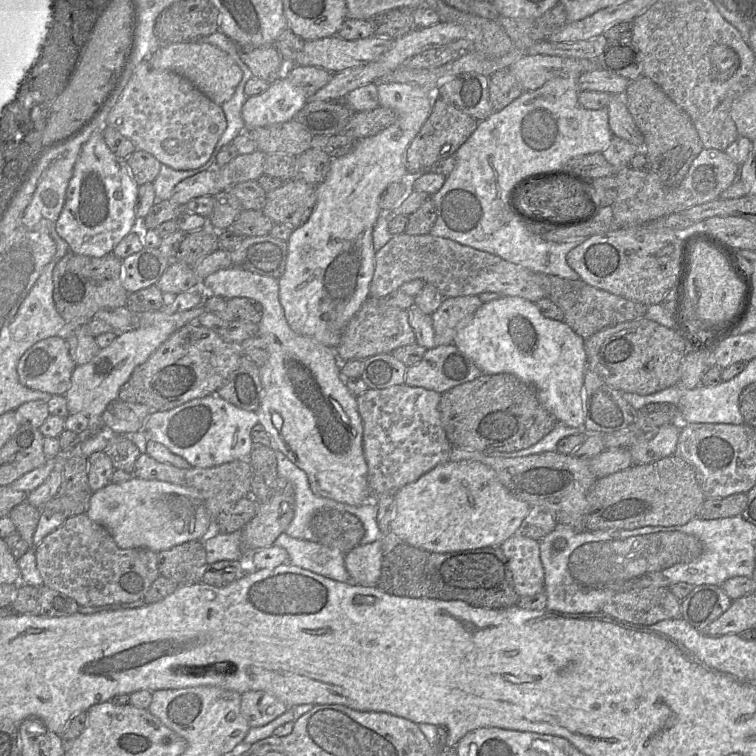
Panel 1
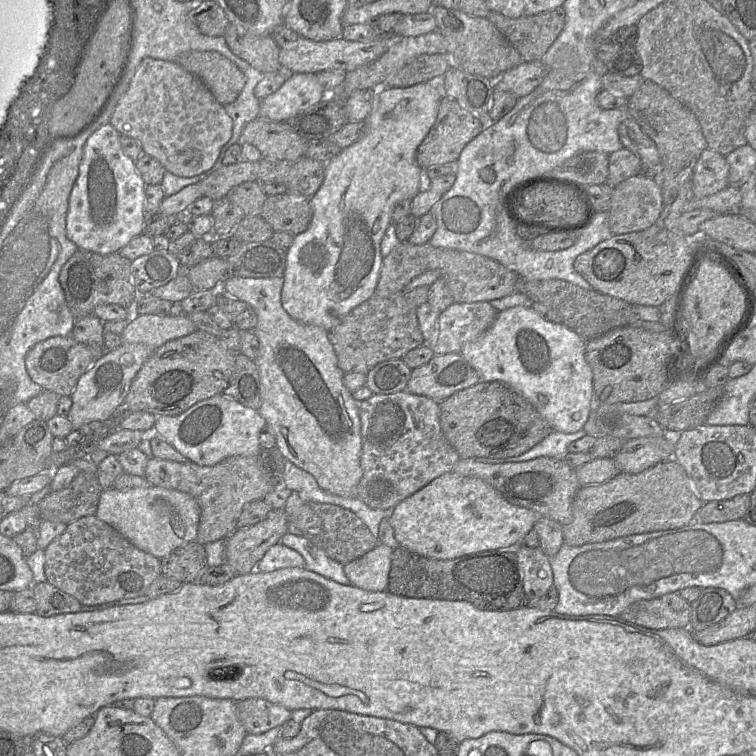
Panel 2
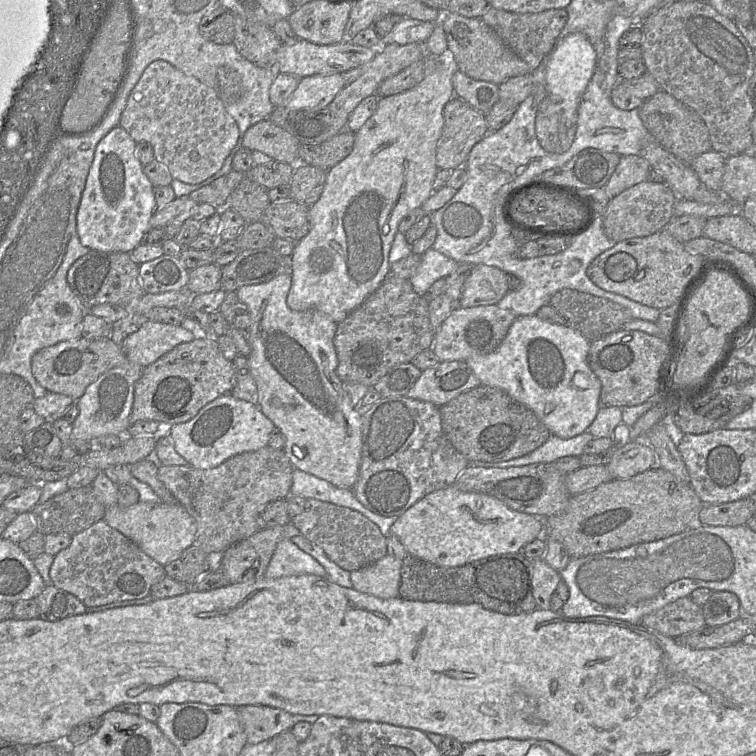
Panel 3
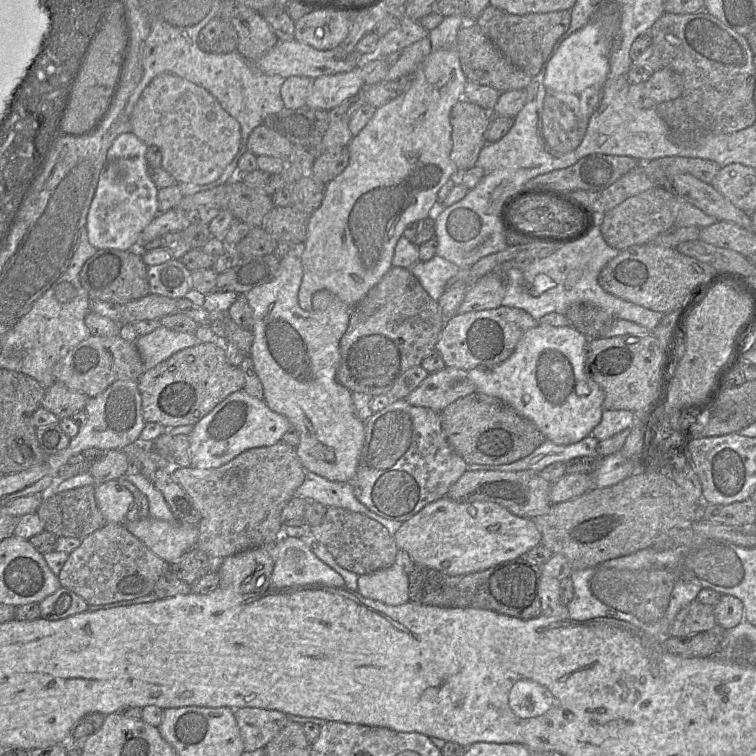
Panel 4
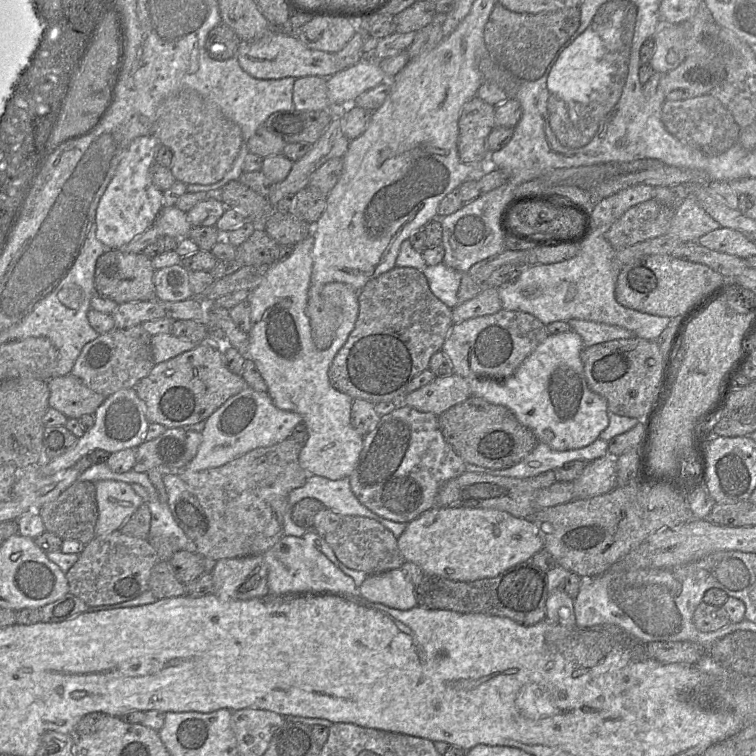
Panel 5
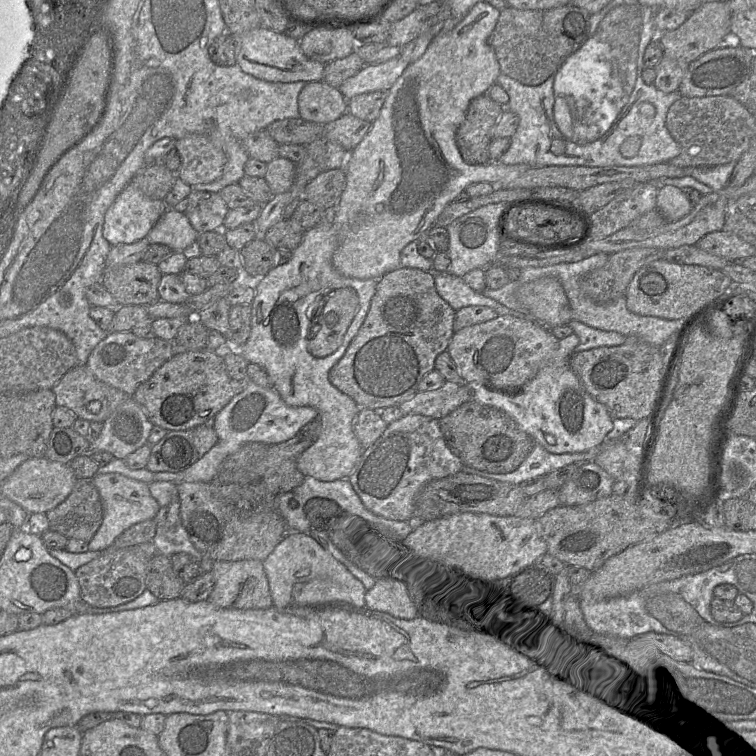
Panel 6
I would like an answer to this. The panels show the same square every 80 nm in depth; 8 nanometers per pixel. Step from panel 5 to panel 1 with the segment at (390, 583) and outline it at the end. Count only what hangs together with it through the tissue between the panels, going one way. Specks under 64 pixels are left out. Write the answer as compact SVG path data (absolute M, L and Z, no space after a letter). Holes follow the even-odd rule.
M382 539L360 544L345 554L345 567L355 584L376 586L380 573L384 544Z

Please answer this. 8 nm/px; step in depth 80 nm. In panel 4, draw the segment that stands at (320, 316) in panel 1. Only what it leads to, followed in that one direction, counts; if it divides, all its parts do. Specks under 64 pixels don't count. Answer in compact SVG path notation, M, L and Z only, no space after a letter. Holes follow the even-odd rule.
M455 48L433 50L418 64L412 73L408 88L396 98L377 108L367 125L358 135L352 137L348 145L349 162L347 167L341 174L326 184L324 198L320 207L309 216L307 238L303 243L303 251L301 253L303 278L298 291L298 303L301 309L306 311L311 310L312 298L314 294L320 290L329 290L349 307L356 306L368 291L392 268L395 246L400 237L403 236L405 228L409 224L424 220L429 216L435 219L437 214L444 209L440 209L438 192L441 187L451 179L452 175L459 171L457 166L450 159L453 146L450 113L454 105L461 99L464 99L463 93L467 80L461 68L459 55Z

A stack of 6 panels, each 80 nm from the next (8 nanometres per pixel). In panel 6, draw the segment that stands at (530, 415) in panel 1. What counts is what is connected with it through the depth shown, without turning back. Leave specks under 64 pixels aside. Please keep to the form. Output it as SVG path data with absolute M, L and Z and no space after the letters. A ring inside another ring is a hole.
M469 400L439 419L440 429L452 451L466 466L495 474L517 469L535 445L535 440L505 412Z

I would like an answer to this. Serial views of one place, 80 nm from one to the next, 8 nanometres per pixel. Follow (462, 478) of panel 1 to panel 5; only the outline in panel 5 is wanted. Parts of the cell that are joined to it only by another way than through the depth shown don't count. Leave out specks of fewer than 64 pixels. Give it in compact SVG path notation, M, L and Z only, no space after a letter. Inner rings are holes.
M433 507L420 514L417 518L415 518L411 522L407 523L404 532L397 538L397 544L405 561L413 562L416 565L418 565L422 569L424 574L435 575L454 581L465 581L465 582L495 577L515 565L518 565L522 562L530 561L535 553L543 549L542 539L532 519L518 518L505 511L488 509L488 508Z

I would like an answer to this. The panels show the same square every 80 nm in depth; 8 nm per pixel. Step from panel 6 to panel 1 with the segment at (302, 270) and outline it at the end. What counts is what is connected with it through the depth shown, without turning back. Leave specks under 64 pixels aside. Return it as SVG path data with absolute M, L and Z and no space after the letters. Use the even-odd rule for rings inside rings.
M234 266L218 270L201 282L203 291L224 299L249 298L262 307L258 335L268 347L268 359L259 368L262 384L262 401L257 410L259 423L271 438L272 448L282 452L292 463L303 470L318 496L358 506L370 500L368 466L363 451L363 425L358 412L356 396L346 387L341 374L341 363L333 348L295 333L287 323L279 302L279 281Z

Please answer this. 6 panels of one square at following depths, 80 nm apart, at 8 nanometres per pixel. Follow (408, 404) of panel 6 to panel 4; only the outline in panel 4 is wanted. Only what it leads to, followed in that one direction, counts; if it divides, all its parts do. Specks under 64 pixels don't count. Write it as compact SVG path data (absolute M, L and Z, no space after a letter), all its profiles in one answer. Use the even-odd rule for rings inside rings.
M446 366L429 373L404 400L440 413L451 403L475 391L476 386L466 370Z

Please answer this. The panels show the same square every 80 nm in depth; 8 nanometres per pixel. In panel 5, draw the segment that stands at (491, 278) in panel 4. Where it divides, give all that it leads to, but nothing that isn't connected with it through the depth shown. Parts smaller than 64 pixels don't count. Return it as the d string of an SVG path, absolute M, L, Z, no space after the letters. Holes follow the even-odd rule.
M483 286L480 292L472 299L460 303L452 309L453 323L494 314L502 309L497 288Z

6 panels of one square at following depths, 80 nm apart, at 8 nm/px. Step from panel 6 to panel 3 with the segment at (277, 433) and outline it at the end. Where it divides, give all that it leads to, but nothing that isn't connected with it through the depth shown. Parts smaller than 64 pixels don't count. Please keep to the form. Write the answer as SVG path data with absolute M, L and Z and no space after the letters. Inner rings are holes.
M224 394L211 401L189 421L171 425L168 435L173 439L174 448L191 467L212 469L229 458L253 452L268 446L275 425L257 405Z

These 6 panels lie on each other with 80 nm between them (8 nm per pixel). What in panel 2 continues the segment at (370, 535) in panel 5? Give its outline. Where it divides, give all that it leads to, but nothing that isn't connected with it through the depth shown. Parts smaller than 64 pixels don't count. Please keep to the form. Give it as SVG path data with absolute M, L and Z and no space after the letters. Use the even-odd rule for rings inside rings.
M291 491L284 509L289 523L298 527L302 536L342 565L362 557L379 544L379 539L372 535L359 517L340 506L302 501L297 492Z

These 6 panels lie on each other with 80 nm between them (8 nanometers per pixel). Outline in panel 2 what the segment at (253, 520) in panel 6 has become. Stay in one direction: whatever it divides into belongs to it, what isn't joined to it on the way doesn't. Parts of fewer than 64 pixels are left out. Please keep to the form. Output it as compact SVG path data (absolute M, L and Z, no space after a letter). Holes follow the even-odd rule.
M138 448L116 456L124 473L144 477L152 486L178 490L192 496L200 507L200 520L196 541L202 545L227 539L234 533L244 506L263 498L277 487L284 487L256 456L229 457L214 466L199 466L192 462L182 464L157 458L147 458Z

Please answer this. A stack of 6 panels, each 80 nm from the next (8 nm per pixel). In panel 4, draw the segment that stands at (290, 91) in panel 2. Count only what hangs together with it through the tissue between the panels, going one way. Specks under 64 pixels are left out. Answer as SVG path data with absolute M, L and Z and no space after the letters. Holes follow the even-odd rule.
M360 66L349 72L321 76L313 80L305 106L330 111L360 93L364 87Z

